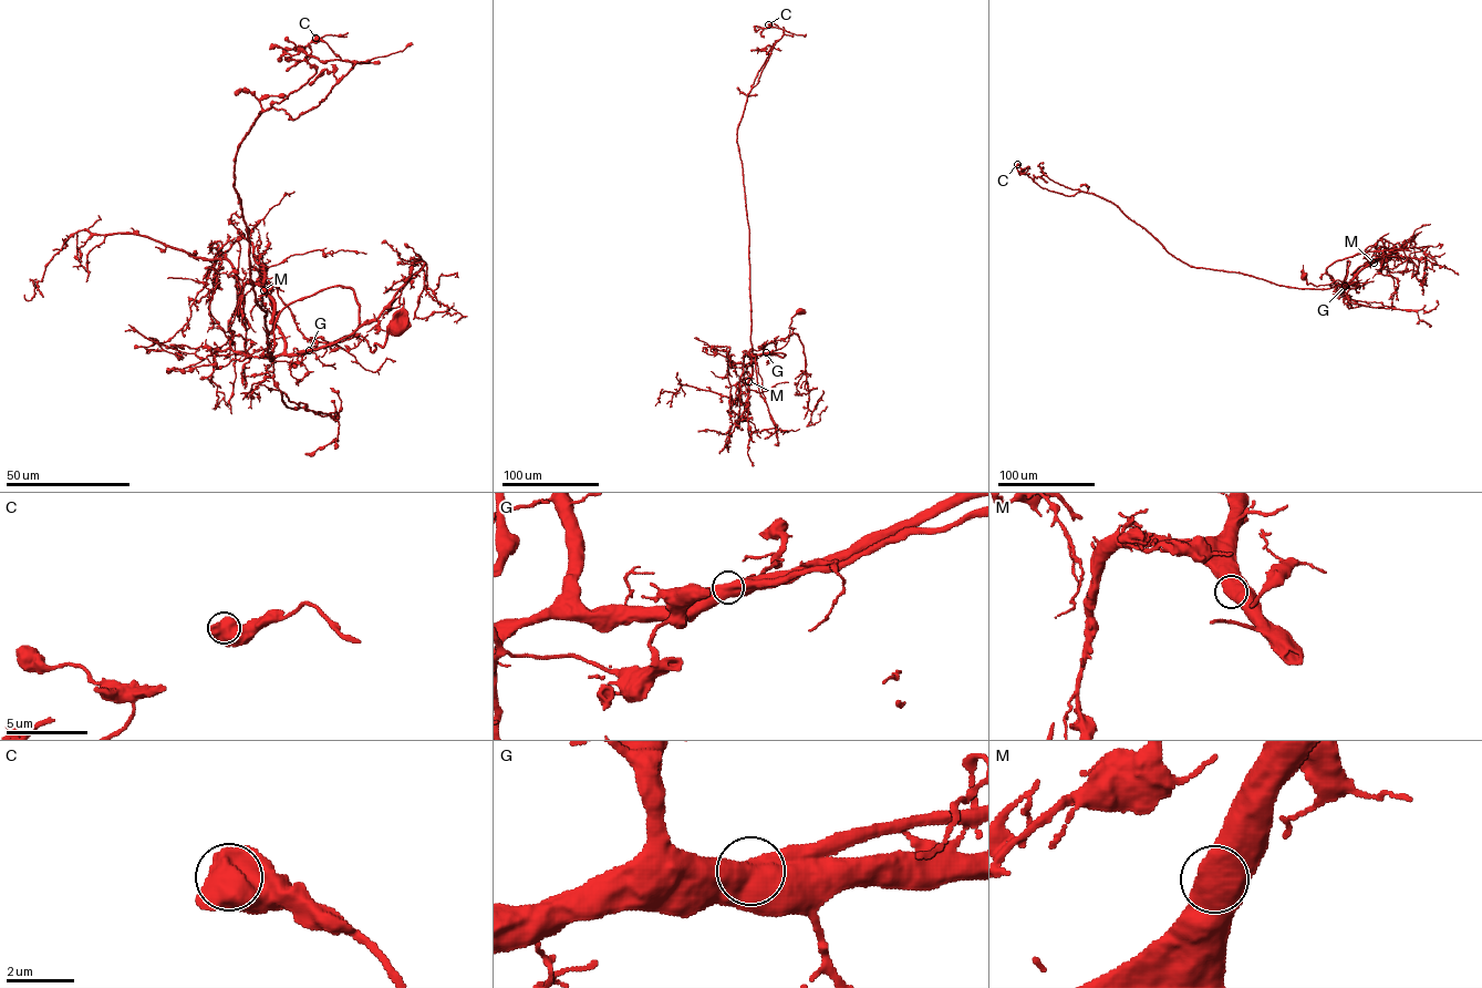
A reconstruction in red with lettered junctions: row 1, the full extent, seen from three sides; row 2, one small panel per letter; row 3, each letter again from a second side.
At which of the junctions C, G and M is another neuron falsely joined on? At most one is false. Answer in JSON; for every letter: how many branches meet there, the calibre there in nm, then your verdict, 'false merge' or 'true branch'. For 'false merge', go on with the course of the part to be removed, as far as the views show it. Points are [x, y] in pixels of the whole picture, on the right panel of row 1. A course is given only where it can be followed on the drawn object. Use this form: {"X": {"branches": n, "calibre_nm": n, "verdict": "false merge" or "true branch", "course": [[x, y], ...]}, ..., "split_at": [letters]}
{"C": {"branches": 1, "calibre_nm": 950, "verdict": "true branch"}, "G": {"branches": 1, "calibre_nm": 1000, "verdict": "true branch"}, "M": {"branches": 1, "calibre_nm": 950, "verdict": "true branch"}, "split_at": []}

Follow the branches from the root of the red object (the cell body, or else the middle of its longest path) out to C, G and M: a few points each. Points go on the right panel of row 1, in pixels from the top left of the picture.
C: (1304, 276), (1307, 284), (1338, 279), (1345, 287), (1287, 287), (1190, 267), (1110, 202), (1042, 187), (1017, 164)
G: (1304, 276), (1307, 284), (1317, 286), (1338, 279), (1345, 286)
M: (1304, 276), (1307, 284), (1317, 286), (1338, 279), (1347, 287), (1374, 263)

